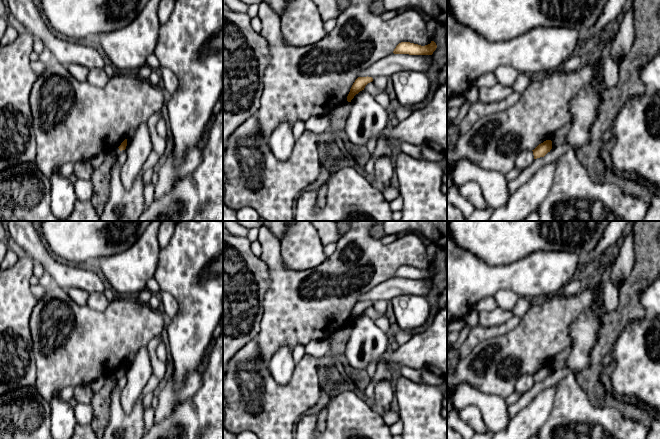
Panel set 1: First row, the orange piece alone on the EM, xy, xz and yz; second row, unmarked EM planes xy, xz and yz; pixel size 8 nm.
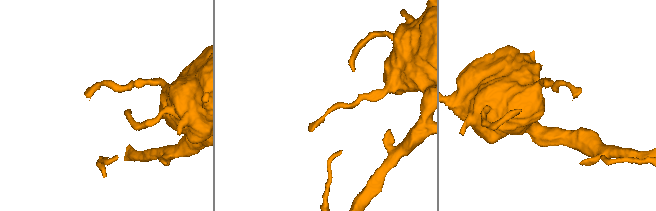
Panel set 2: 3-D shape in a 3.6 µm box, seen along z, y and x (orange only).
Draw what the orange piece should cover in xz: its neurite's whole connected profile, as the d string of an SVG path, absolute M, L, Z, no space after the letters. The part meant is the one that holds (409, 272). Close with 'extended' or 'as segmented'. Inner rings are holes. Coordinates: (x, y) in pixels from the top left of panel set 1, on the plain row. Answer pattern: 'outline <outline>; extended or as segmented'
outline M434 265L430 268L421 270L410 266L401 266L394 273L394 278L409 278L409 279L432 279L436 274L437 269Z; as segmented

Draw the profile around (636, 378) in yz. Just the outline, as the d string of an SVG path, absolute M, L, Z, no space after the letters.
M646 314L642 319L625 326L615 341L613 353L617 362L611 376L614 394L647 407L660 416L660 321L655 315Z

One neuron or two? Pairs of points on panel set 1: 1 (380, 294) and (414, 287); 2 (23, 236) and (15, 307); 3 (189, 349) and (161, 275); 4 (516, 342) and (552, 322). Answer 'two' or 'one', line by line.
1: one
2: two
3: one
4: one

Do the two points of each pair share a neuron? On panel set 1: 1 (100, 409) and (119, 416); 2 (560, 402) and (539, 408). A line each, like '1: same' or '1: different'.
1: different
2: different

